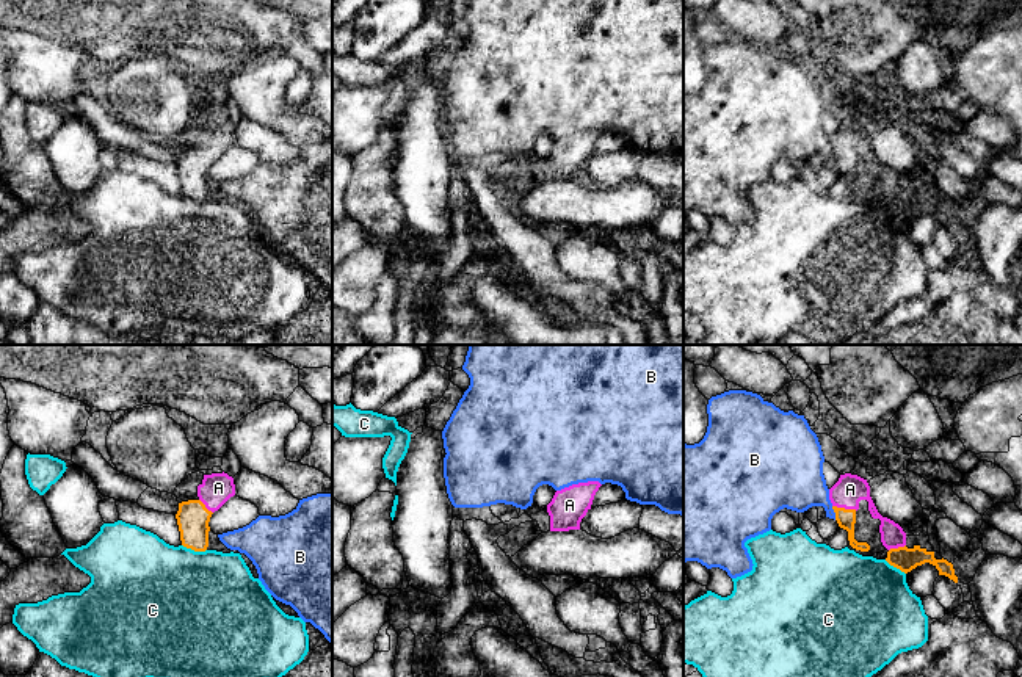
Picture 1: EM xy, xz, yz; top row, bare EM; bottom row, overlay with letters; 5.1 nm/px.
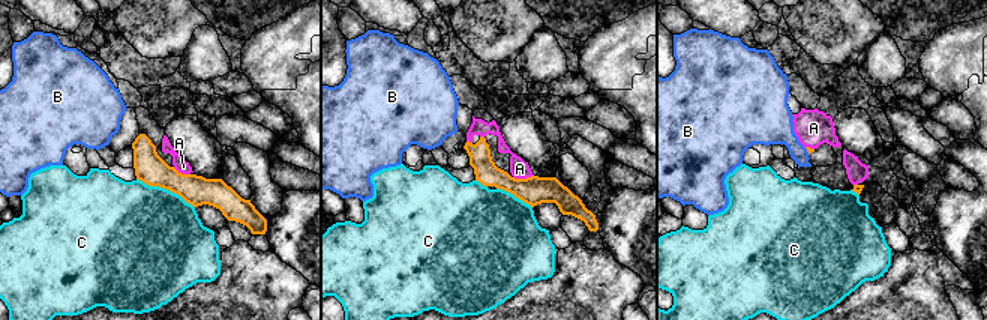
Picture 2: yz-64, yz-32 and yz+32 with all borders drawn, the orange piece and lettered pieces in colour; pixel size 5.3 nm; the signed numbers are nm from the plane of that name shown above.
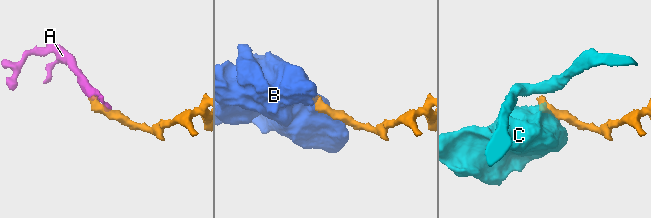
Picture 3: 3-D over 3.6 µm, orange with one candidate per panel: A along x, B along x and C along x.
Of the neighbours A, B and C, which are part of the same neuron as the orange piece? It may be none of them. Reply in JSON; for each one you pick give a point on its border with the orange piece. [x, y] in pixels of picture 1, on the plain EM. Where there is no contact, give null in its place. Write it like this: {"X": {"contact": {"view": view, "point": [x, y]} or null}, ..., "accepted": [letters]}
{"A": {"contact": {"view": "yz", "point": [844, 157]}}, "accepted": ["A"]}

